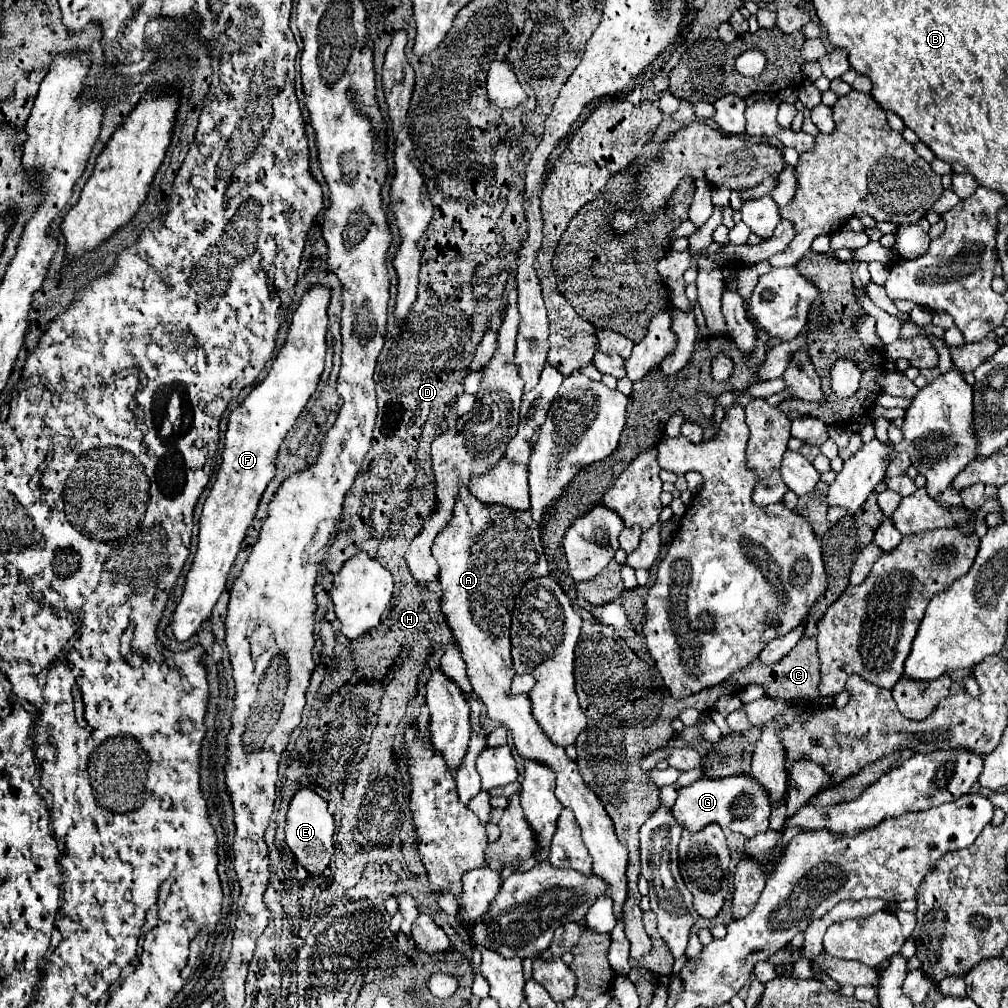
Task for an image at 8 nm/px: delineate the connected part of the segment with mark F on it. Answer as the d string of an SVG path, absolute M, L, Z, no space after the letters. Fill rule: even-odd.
M311 285L311 289L303 293L291 317L287 341L279 349L271 371L229 415L223 461L219 465L217 479L203 505L199 521L197 553L185 577L183 595L175 607L173 619L169 627L165 627L165 635L175 639L177 643L187 641L199 629L199 625L211 617L219 595L225 591L229 569L257 513L261 495L275 475L273 461L277 457L279 445L319 385L327 349L325 337L329 301L331 291L323 285Z

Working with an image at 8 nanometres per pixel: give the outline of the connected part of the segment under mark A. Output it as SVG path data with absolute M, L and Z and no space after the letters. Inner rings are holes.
M465 487L457 495L453 519L441 529L433 541L433 557L439 563L441 581L441 613L453 631L467 665L467 677L475 695L485 703L487 717L505 725L513 735L515 751L523 759L531 759L553 769L557 779L555 795L575 813L583 831L583 841L593 857L593 875L607 883L607 893L613 899L615 919L623 919L623 905L627 901L627 847L619 843L611 817L593 789L583 781L577 763L567 757L563 747L557 747L539 727L531 713L529 695L511 695L511 679L515 677L511 661L511 611L521 585L531 577L549 575L547 557L531 511L515 511L505 505L485 505L473 497Z

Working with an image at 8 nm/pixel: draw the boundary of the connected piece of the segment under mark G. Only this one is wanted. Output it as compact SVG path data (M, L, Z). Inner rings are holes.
M749 775L725 777L725 781L699 779L689 787L679 789L679 797L671 811L675 821L691 833L701 831L711 823L719 823L721 827L743 833L745 837L755 837L757 833L765 833L769 829L771 801L767 801L767 793L763 793L763 789L759 789L759 783Z

